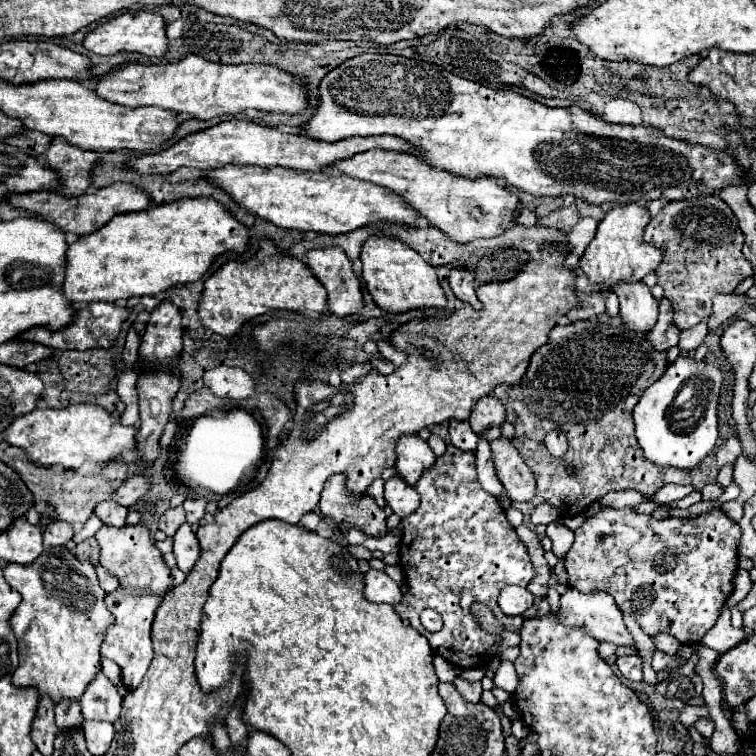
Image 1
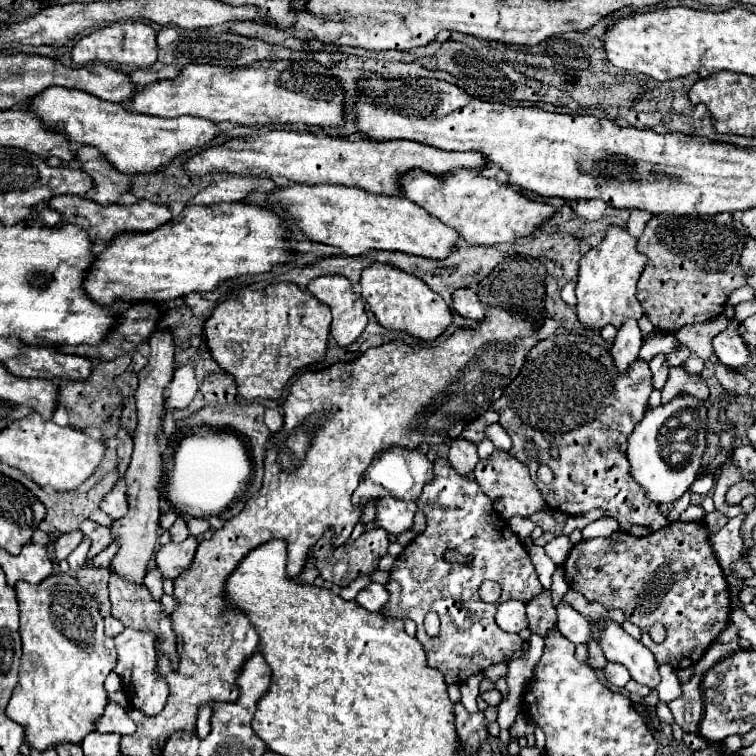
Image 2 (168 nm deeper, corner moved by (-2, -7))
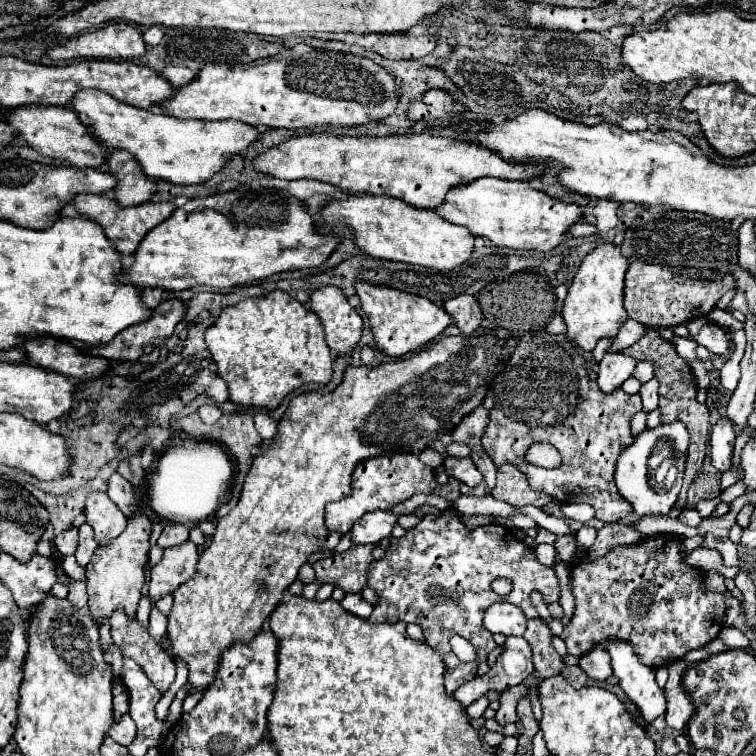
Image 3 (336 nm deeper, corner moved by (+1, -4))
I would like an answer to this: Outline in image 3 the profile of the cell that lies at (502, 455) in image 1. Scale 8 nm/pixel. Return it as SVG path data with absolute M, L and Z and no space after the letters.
M503 464L497 470L497 486L493 490L493 498L511 504L513 508L523 508L523 506L537 506L543 508L551 498L545 492L537 492L529 486L525 474L513 466L513 464Z

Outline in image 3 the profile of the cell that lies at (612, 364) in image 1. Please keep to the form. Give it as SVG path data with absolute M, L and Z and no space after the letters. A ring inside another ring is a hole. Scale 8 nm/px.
M537 332L535 336L521 340L515 346L513 354L509 356L505 370L495 376L495 380L489 388L485 406L487 406L487 402L491 402L491 406L487 410L489 424L485 428L485 434L481 436L481 446L491 456L491 460L495 462L497 468L505 462L515 464L527 476L529 486L549 494L551 498L555 498L561 504L571 504L571 502L591 504L595 508L595 518L605 524L617 522L619 518L633 512L631 504L627 504L619 496L615 482L613 482L613 472L615 472L617 456L629 444L633 444L629 422L631 422L633 414L641 410L641 398L639 398L639 394L629 396L621 388L615 390L613 394L605 396L597 388L597 374L593 372L593 362L579 356L577 348L573 346L573 342L567 340L565 334L553 336L549 332ZM535 442L547 442L547 444L555 446L561 454L561 466L557 466L553 470L545 470L545 468L529 464L525 460L525 454Z

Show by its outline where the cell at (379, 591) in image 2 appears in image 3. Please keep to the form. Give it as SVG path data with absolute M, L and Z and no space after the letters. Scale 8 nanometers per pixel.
M345 594L345 598L339 602L349 614L353 616L359 616L359 618L369 618L373 606L361 596L361 594Z

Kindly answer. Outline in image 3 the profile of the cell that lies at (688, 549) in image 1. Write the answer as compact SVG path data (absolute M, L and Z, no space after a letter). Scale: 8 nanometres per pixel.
M663 534L633 546L615 546L607 556L591 564L573 566L571 586L575 596L575 614L561 634L561 640L565 642L569 654L583 656L603 640L619 640L633 644L633 650L645 666L659 668L669 666L683 654L715 640L725 622L725 598L723 594L703 590L703 572L683 562L685 554L681 554L681 542L681 536Z

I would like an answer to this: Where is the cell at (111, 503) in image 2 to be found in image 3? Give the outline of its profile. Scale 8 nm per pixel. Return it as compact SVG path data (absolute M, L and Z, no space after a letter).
M91 492L85 500L83 512L87 516L87 524L95 532L95 540L99 546L109 544L109 540L115 540L125 530L127 518L105 492Z

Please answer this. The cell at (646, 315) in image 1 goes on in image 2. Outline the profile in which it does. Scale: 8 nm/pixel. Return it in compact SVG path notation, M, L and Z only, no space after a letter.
M624 319L624 323L620 325L618 335L612 343L612 349L610 349L618 371L624 371L632 361L638 359L642 341L644 341L644 335L638 327L638 321L636 319Z

